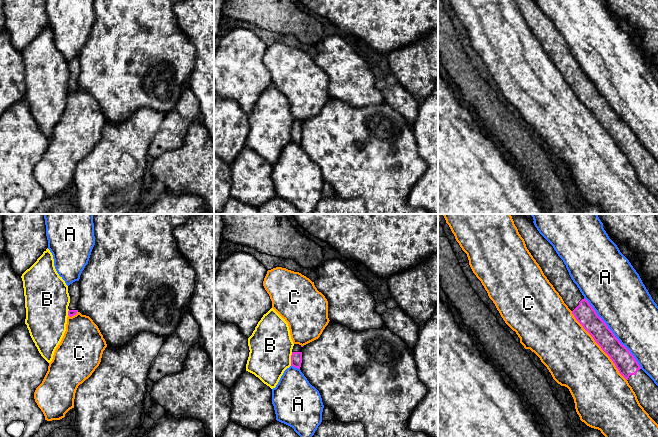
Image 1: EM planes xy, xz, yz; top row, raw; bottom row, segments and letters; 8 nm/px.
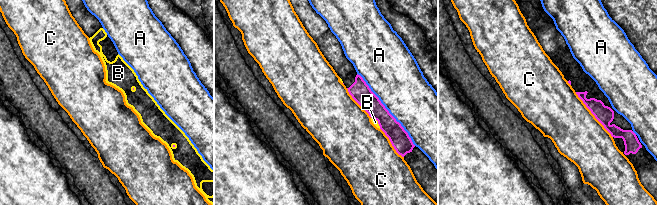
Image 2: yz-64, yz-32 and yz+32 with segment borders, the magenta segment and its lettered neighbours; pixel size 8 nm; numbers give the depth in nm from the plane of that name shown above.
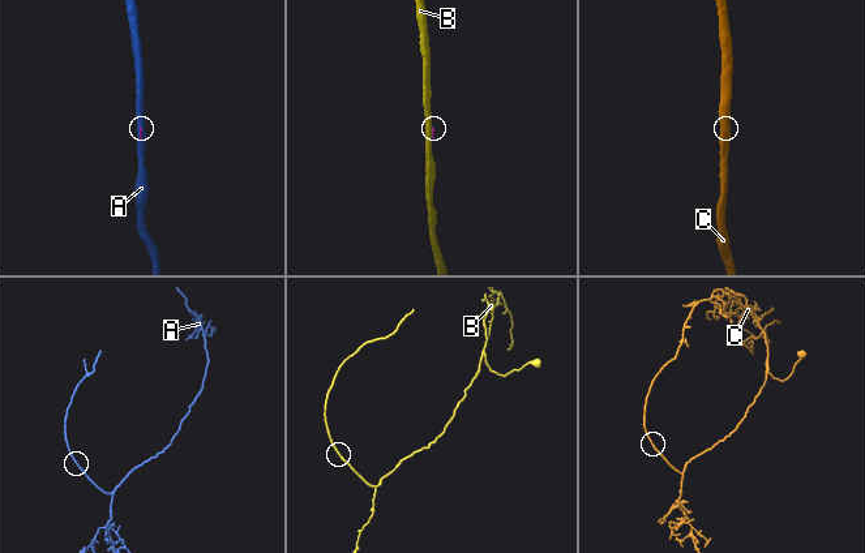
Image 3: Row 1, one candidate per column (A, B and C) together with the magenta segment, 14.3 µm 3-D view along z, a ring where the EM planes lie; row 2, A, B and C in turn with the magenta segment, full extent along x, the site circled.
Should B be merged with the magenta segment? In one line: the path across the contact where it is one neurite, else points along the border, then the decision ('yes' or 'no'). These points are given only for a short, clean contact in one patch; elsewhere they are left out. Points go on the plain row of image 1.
no

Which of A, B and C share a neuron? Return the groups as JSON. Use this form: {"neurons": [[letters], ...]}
{"neurons": [["A"], ["B"], ["C"]]}

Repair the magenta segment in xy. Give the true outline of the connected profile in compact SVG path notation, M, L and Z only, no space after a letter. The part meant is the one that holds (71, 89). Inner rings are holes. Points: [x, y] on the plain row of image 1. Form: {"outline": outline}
{"outline": "M75 57L68 62L68 69L70 72L70 79L68 82L68 92L72 93L78 88L78 77L80 75L80 59Z"}

